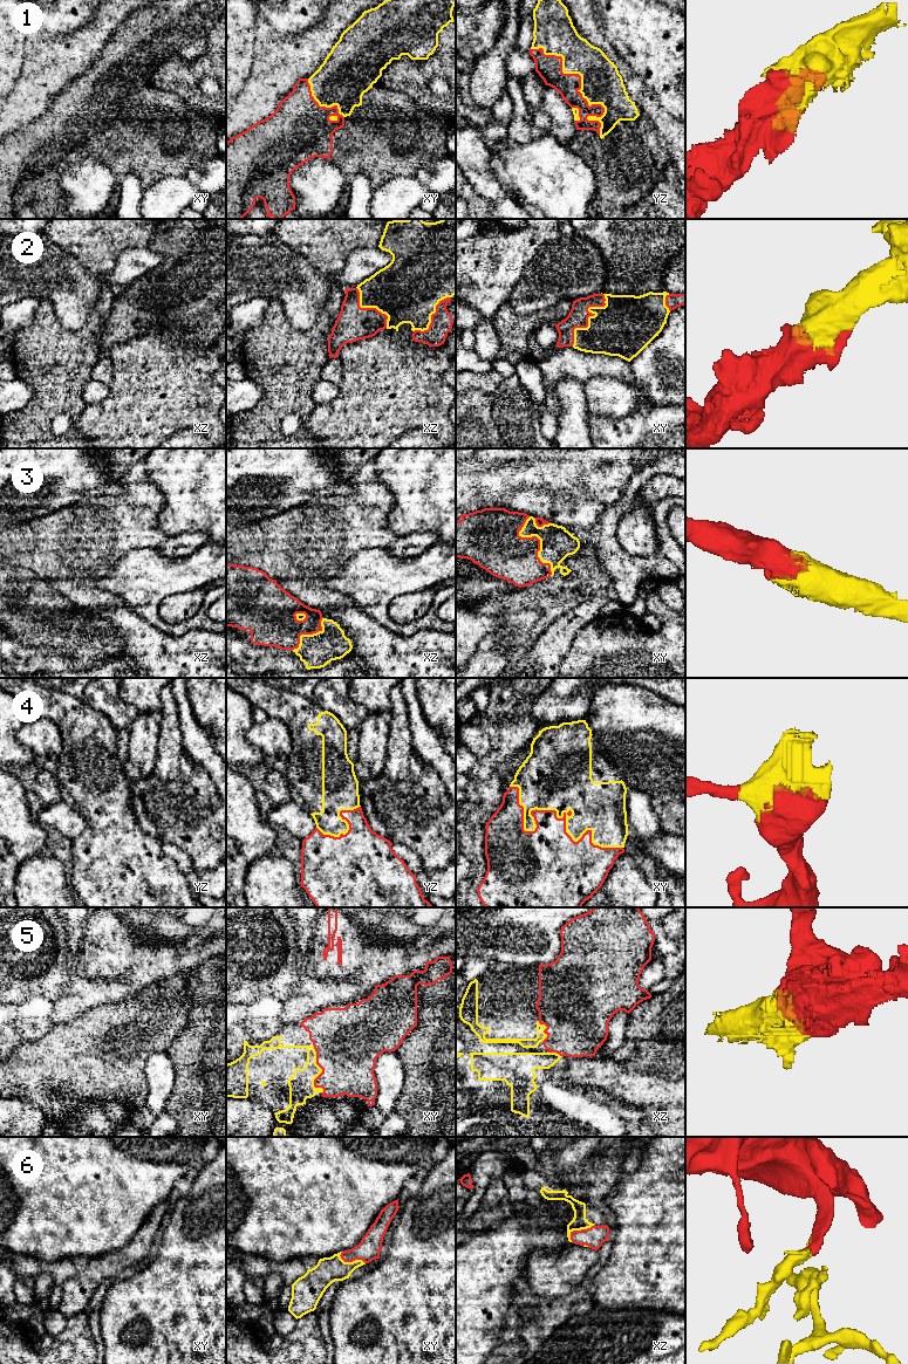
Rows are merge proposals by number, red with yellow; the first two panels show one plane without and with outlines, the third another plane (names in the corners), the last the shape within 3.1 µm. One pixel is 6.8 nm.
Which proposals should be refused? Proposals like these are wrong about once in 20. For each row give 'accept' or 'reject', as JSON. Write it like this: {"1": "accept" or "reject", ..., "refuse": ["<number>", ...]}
{"1": "accept", "2": "accept", "3": "accept", "4": "accept", "5": "accept", "6": "accept", "refuse": []}

